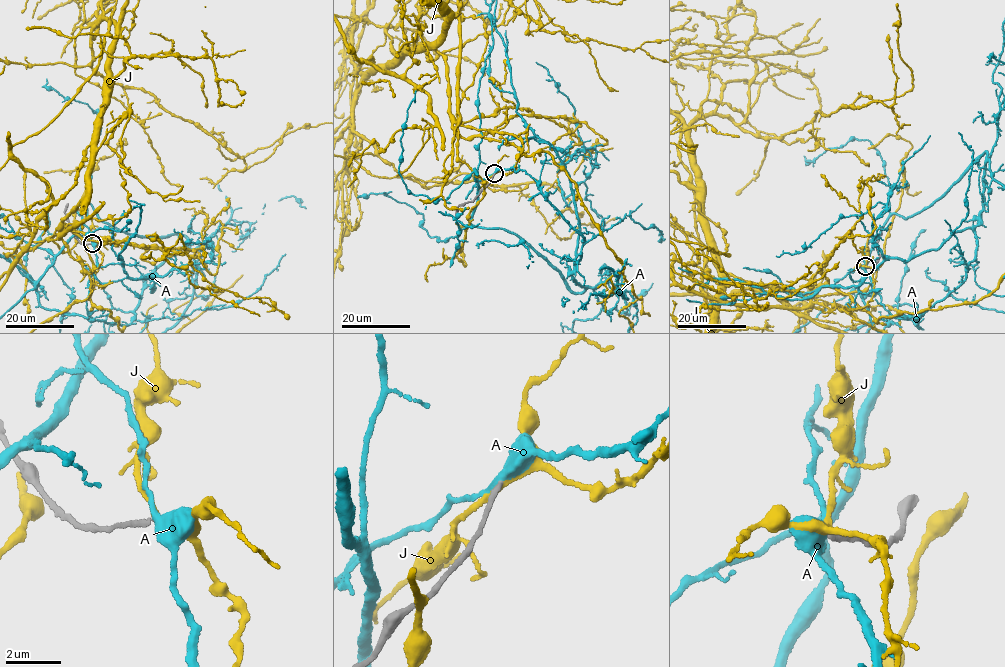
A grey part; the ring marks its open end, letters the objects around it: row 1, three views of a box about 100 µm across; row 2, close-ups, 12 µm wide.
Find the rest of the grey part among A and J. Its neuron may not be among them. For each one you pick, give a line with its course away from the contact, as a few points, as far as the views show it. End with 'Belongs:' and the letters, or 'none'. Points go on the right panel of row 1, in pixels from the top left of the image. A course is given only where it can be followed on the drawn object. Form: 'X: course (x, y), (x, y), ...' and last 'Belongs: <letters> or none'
Belongs: none

